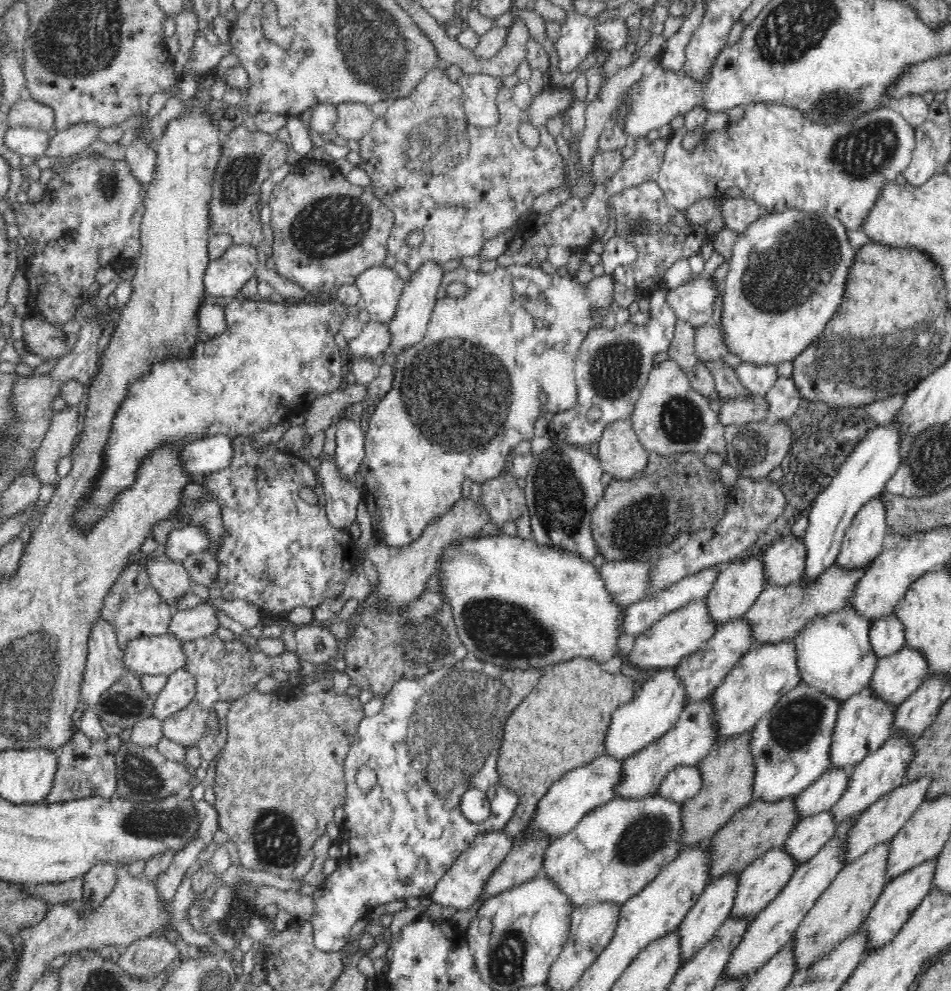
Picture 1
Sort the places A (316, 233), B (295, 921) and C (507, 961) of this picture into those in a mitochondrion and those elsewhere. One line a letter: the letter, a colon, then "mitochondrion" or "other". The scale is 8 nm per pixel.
A: mitochondrion
B: other
C: mitochondrion

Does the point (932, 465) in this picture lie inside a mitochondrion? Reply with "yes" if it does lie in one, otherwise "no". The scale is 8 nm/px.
yes

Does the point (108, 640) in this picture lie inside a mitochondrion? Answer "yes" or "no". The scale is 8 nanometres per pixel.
no

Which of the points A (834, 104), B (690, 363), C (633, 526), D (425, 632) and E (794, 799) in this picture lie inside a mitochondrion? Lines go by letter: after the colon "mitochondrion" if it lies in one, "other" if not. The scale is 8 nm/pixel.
A: mitochondrion
B: other
C: mitochondrion
D: mitochondrion
E: other

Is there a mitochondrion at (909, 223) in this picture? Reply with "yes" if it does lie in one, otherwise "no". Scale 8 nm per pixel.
no

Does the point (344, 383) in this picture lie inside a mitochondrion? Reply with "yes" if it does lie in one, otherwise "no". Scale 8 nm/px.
no

